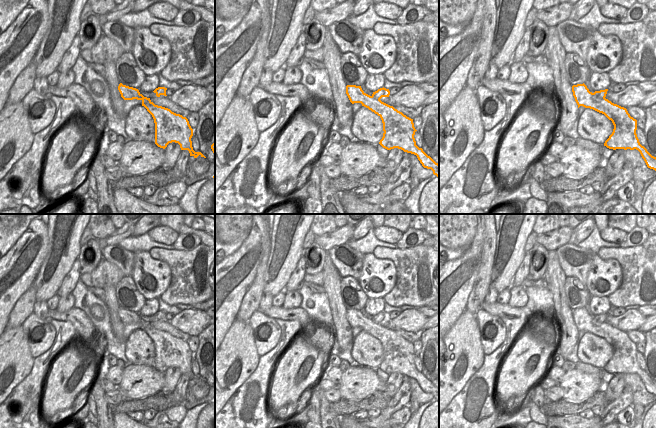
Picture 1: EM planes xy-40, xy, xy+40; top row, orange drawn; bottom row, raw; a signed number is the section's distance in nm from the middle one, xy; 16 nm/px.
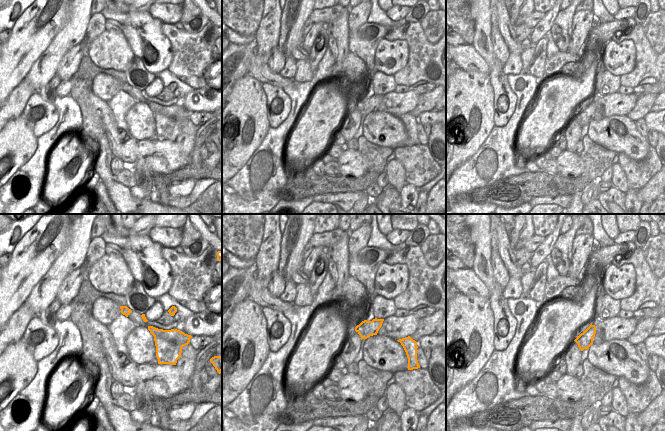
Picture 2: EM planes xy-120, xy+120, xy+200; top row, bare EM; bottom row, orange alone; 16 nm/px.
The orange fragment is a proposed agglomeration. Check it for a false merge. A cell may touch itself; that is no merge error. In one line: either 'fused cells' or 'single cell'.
fused cells

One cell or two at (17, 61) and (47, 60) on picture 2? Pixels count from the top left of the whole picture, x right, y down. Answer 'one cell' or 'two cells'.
two cells

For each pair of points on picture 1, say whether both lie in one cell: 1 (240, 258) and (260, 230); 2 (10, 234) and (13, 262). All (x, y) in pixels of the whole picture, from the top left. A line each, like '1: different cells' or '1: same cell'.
1: same cell
2: different cells

